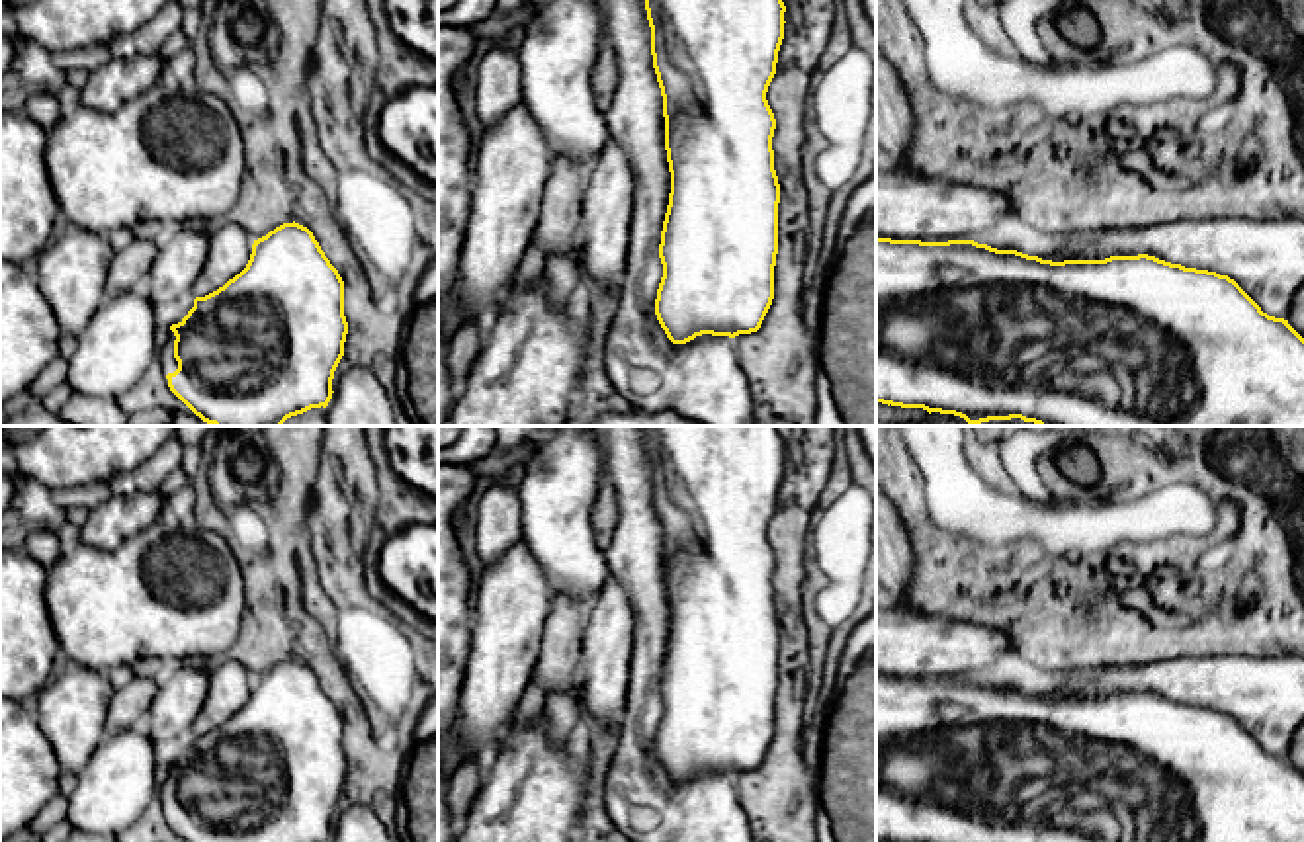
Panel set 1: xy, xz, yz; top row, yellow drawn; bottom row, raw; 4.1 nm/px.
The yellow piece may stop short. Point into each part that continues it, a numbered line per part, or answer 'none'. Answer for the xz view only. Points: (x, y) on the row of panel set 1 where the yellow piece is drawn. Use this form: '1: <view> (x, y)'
none

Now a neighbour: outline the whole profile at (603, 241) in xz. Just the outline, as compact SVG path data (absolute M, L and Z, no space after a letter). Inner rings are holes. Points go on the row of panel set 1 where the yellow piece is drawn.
M608 141L592 162L583 193L575 250L583 274L602 285L616 285L626 272L635 180L626 152Z

